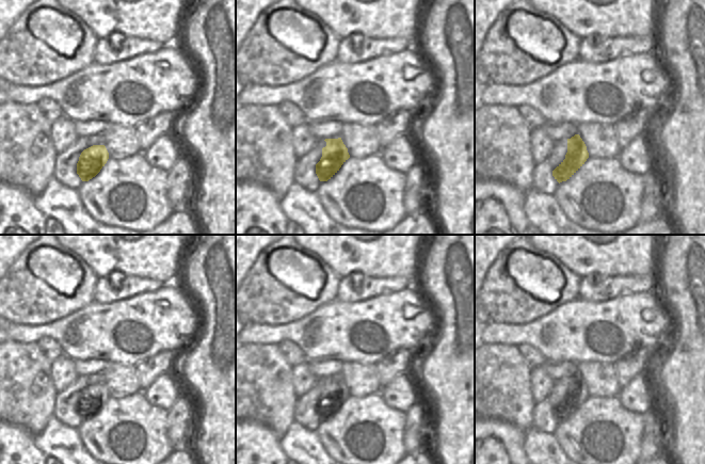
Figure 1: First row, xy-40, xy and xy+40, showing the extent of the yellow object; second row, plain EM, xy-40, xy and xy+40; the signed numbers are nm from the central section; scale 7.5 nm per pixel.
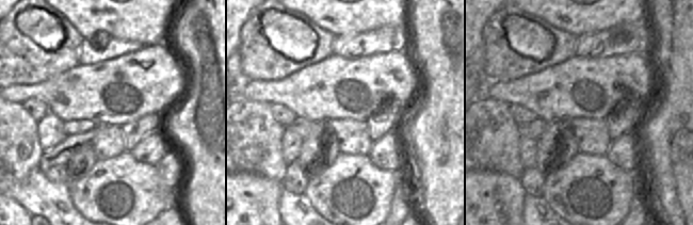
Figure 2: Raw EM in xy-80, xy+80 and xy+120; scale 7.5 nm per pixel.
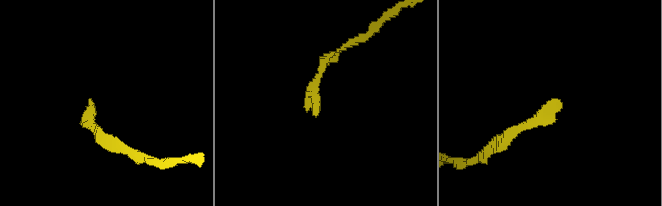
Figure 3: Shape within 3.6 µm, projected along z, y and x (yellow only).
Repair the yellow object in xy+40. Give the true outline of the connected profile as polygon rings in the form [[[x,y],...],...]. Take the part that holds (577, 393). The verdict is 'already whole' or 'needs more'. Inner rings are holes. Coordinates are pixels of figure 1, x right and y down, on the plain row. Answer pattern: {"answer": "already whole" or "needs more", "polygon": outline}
{"answer": "needs more", "polygon": [[[579,373],[556,381],[547,397],[552,415],[560,422],[570,418],[587,400],[589,391]]]}

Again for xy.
{"answer": "needs more", "polygon": [[[341,377],[320,380],[320,394],[316,403],[316,413],[320,420],[327,420],[350,397]]]}

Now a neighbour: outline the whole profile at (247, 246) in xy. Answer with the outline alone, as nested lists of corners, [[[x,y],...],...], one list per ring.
[[[236,235],[236,291],[258,255],[282,235]]]

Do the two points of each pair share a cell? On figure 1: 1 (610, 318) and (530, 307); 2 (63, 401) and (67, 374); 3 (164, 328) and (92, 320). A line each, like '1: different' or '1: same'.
1: different
2: different
3: same

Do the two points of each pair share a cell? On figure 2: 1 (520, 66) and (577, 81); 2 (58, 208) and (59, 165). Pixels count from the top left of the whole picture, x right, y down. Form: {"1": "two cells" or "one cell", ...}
{"1": "two cells", "2": "two cells"}

